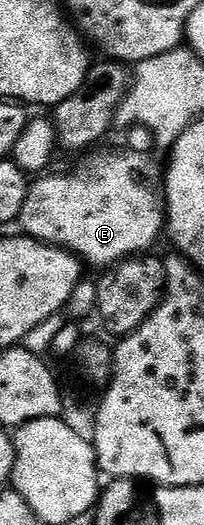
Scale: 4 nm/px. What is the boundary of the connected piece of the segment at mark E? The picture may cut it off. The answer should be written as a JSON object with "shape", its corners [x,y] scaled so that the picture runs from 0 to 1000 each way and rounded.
{"shape":[[[461,290],[426,293],[451,297],[412,295],[387,320],[314,335],[176,341],[191,345],[132,360],[88,425],[167,457],[324,472],[412,505],[520,514],[755,474],[740,470],[809,442],[809,381],[789,371],[784,322],[760,322],[711,291]]]}

